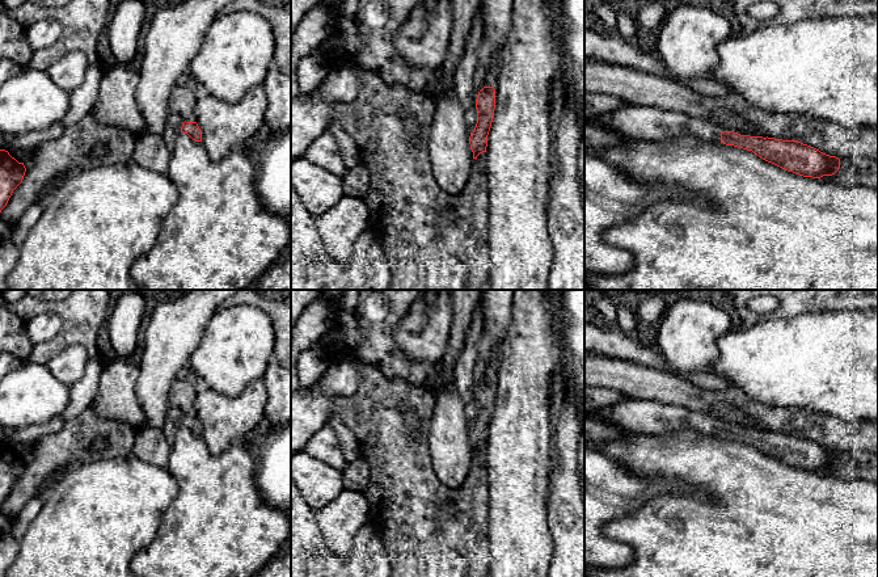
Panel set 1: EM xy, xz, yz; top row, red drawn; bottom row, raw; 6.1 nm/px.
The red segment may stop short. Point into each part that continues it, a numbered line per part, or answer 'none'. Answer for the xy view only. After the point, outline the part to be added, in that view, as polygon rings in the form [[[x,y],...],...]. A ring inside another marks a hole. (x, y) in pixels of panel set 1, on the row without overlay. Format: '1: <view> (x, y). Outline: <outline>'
1: xy (173, 417). Outline: [[[169,407],[169,410],[165,416],[165,424],[162,431],[169,442],[176,437],[177,430],[181,428],[181,421],[185,413],[176,407]]]

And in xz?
1: xz (465, 366). Outline: [[[478,304],[473,313],[470,327],[467,332],[464,346],[453,368],[455,387],[464,403],[465,416],[469,426],[474,425],[477,417],[477,403],[474,397],[474,372],[480,361],[478,341],[482,333],[484,313]]]

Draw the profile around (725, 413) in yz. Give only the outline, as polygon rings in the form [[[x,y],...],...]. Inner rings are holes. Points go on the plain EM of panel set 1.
[[[714,401],[708,407],[706,414],[714,417],[721,426],[734,425],[740,429],[760,430],[747,413],[726,401]]]

